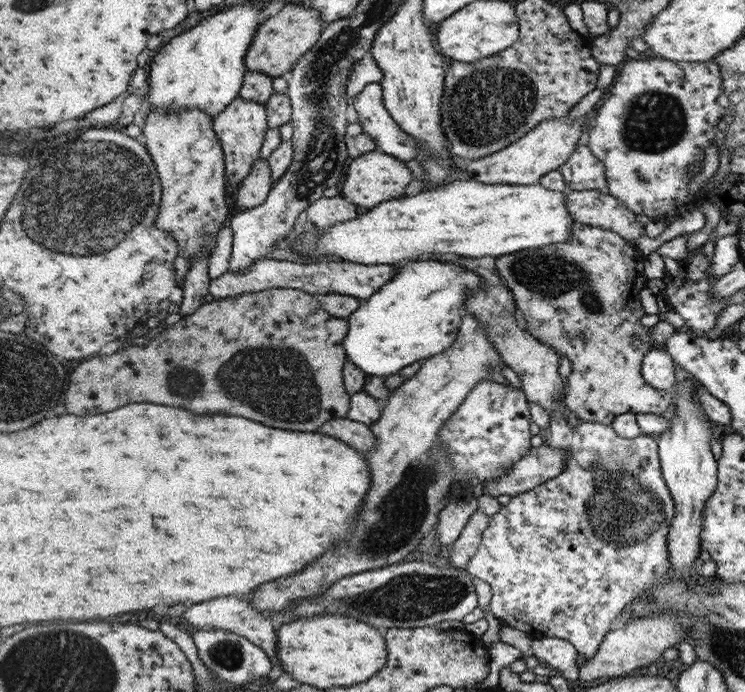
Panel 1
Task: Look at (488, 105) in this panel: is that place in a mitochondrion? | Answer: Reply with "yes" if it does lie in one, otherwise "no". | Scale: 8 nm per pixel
yes

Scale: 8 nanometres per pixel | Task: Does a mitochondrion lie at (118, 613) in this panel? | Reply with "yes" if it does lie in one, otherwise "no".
no

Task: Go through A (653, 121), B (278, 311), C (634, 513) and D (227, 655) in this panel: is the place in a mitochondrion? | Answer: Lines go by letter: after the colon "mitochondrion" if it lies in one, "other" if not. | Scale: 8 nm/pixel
A: mitochondrion
B: other
C: mitochondrion
D: mitochondrion

